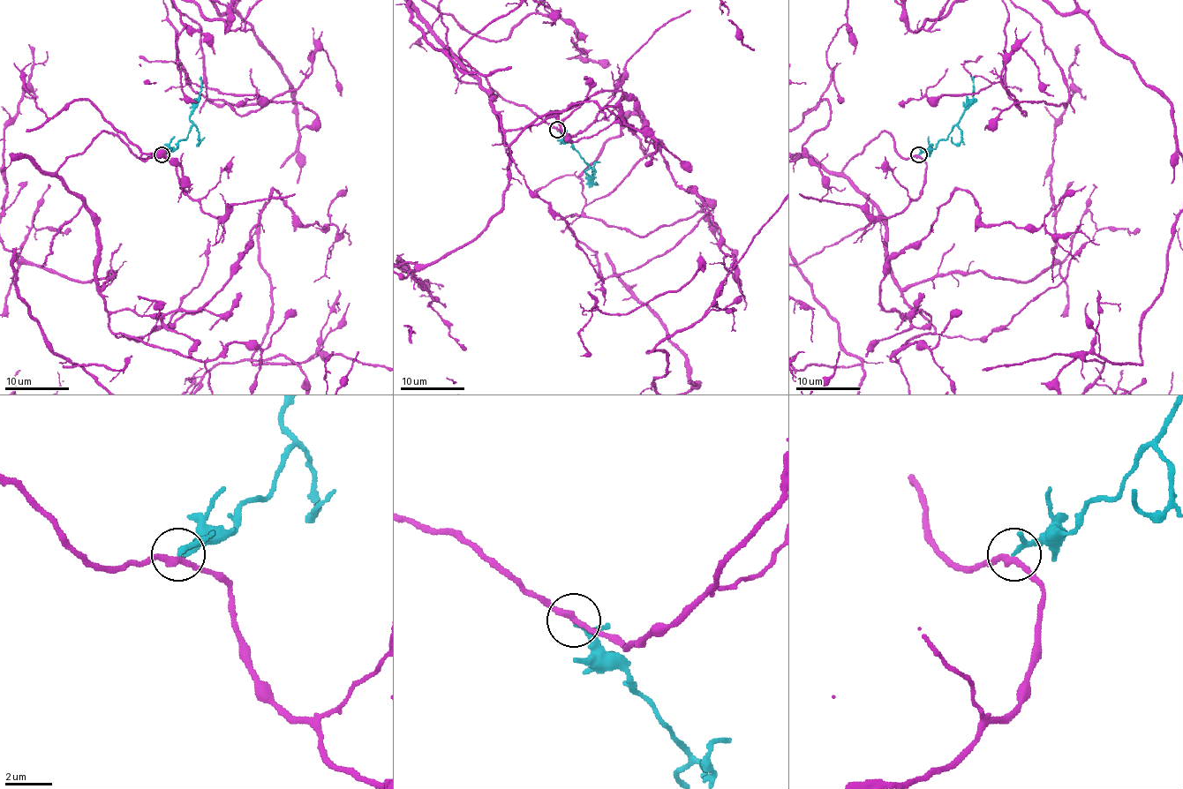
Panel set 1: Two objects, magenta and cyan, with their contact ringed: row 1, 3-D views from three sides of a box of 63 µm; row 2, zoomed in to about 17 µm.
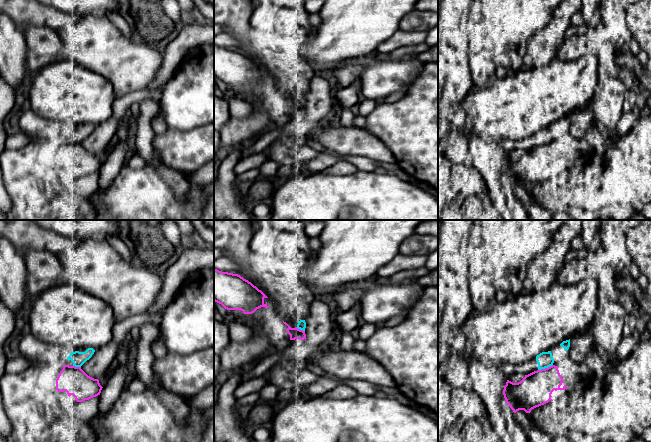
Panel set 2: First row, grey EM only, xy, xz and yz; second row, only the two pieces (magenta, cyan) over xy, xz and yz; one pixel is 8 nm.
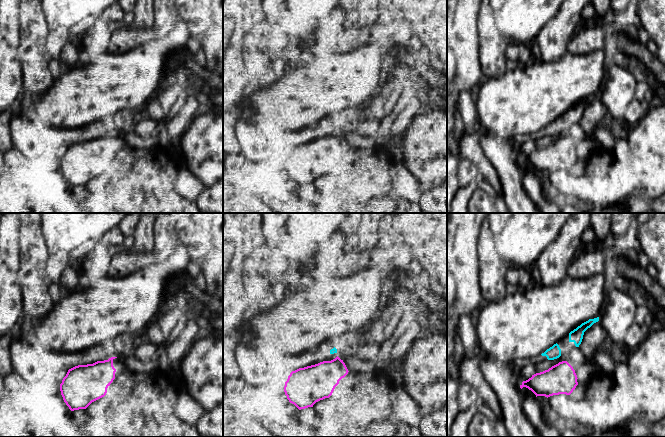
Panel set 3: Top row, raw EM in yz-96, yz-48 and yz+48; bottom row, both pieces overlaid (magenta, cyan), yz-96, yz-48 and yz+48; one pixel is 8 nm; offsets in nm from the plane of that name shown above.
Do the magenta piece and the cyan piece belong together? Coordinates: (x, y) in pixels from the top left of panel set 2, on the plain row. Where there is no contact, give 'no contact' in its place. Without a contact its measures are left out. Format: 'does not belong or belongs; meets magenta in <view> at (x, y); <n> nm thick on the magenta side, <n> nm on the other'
does not belong; meets magenta in yz at (545, 144); 260 nm thick on the magenta side, 130 nm on the other

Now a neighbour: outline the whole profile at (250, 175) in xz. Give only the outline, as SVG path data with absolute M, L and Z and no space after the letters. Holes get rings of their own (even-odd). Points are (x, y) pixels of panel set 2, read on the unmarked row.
M253 168L251 170L247 170L242 174L237 175L238 182L247 182L247 181L255 181L259 178L259 169Z

